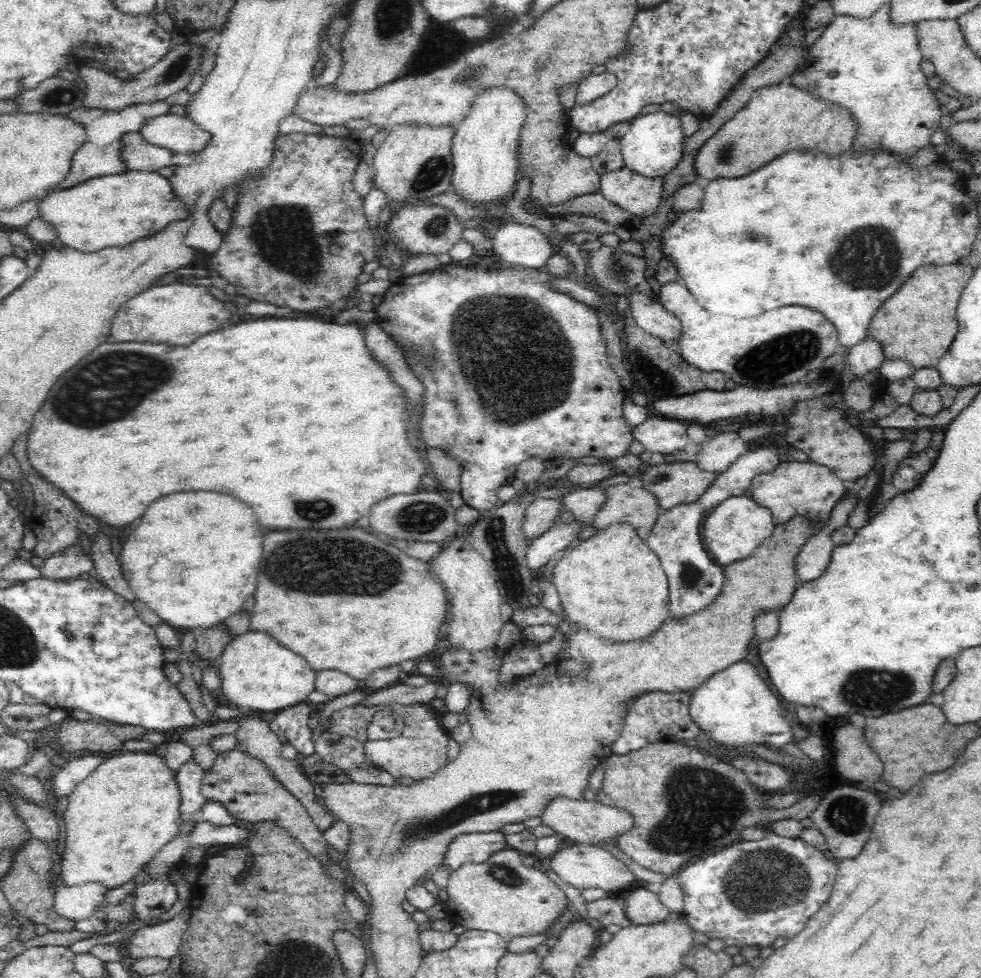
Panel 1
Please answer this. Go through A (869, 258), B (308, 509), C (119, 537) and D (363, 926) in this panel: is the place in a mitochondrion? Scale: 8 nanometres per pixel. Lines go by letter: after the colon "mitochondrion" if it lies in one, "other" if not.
A: mitochondrion
B: mitochondrion
C: other
D: other

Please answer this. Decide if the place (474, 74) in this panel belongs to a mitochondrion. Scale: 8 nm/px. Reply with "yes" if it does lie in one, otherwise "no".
yes

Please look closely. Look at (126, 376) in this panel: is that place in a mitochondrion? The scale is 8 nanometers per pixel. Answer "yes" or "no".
yes

